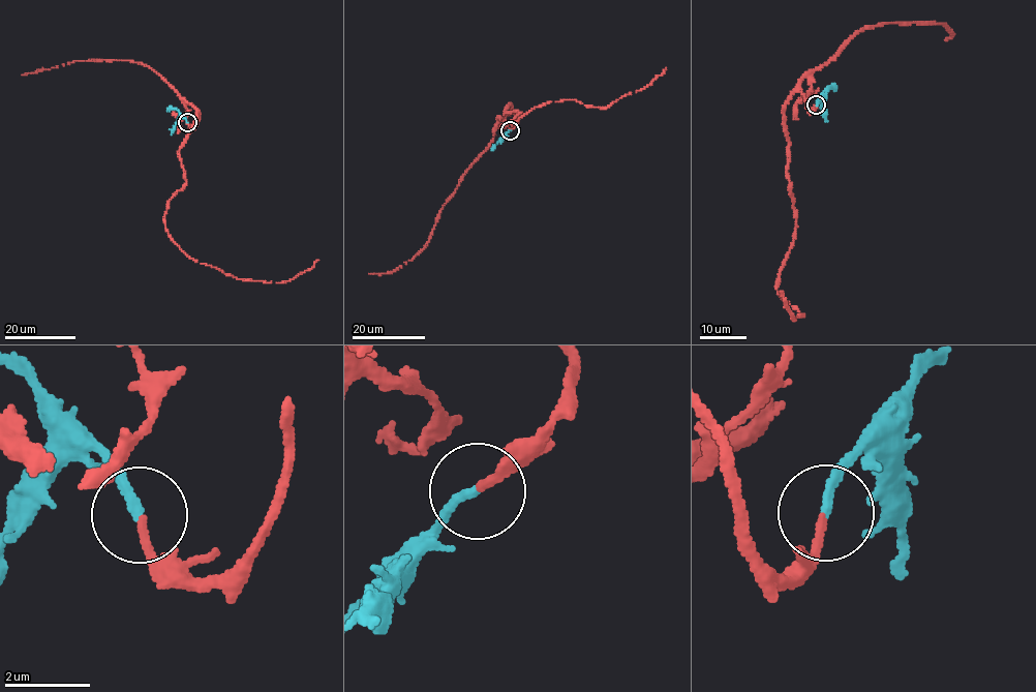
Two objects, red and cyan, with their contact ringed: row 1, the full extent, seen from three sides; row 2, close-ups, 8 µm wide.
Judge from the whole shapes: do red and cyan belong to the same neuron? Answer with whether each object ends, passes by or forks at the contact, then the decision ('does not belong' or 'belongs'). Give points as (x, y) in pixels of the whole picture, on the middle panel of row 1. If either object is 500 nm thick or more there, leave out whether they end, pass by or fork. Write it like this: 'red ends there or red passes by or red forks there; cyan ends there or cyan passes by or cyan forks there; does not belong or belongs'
red ends there; cyan ends there; belongs

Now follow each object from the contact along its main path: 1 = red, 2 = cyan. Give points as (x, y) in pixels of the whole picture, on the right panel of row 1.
1: (816, 104), (811, 112), (798, 92), (785, 107), (796, 227), (775, 286), (803, 314), (794, 320), (781, 291)
2: (816, 104), (821, 98), (827, 120)

